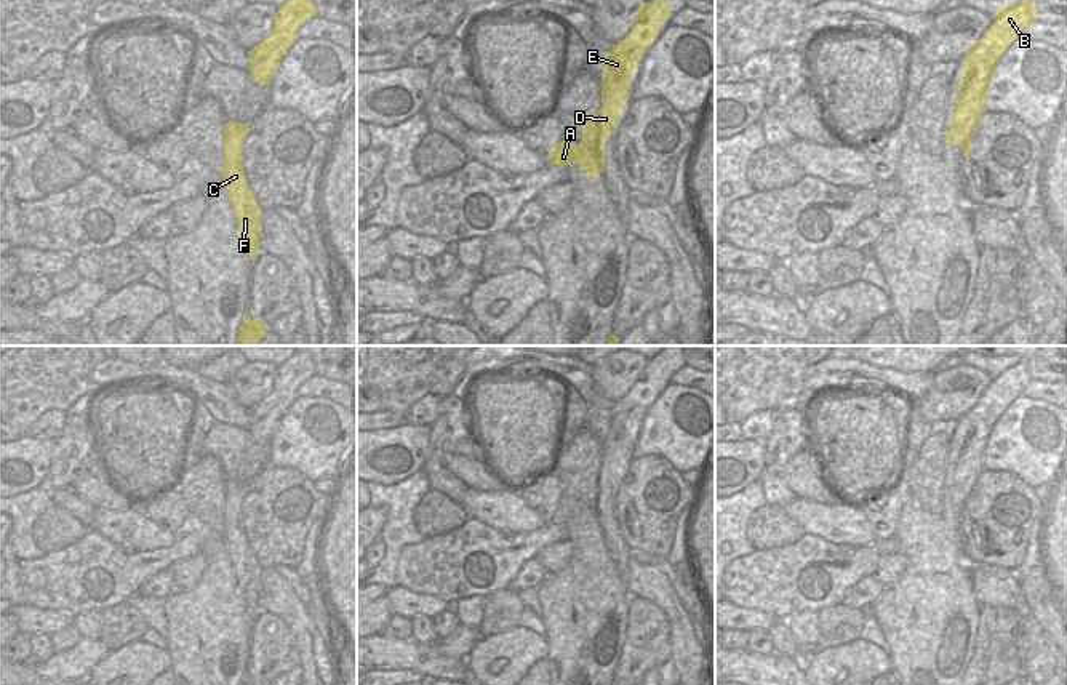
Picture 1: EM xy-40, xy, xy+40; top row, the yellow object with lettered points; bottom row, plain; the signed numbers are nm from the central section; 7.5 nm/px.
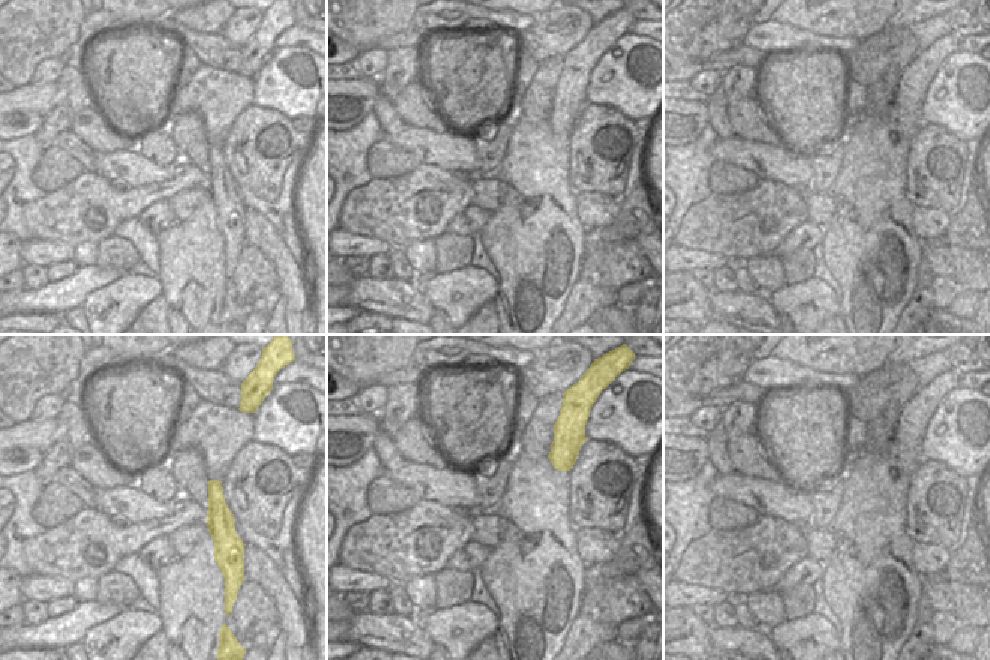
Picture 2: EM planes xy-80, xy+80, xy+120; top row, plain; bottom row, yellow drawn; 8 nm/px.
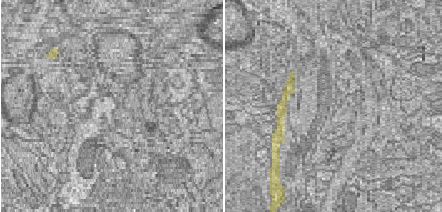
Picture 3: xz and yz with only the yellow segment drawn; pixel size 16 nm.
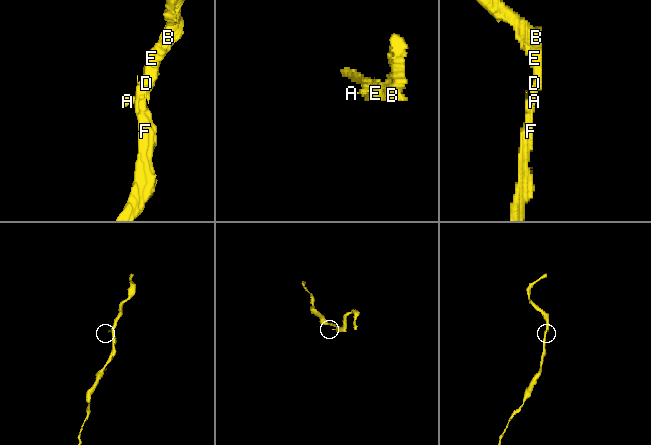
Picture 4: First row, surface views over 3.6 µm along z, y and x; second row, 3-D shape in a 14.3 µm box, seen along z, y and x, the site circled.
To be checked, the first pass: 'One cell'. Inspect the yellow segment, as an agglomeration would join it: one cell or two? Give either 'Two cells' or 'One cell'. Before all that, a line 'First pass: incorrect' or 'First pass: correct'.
First pass: correct
One cell

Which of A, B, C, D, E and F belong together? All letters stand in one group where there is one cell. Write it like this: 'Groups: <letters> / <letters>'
Groups: A B C D E F

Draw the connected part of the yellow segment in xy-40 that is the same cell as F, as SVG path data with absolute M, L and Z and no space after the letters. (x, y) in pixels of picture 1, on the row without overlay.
M227 480L224 483L224 512L222 512L222 539L227 547L227 555L235 570L237 587L243 597L250 618L256 619L259 613L259 597L262 592L262 568L256 559L256 554L248 546L246 535L243 531L243 501L250 491L251 480L238 482Z

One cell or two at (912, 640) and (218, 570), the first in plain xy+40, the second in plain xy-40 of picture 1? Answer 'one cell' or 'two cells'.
one cell

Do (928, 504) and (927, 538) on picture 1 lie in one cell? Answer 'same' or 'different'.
same

